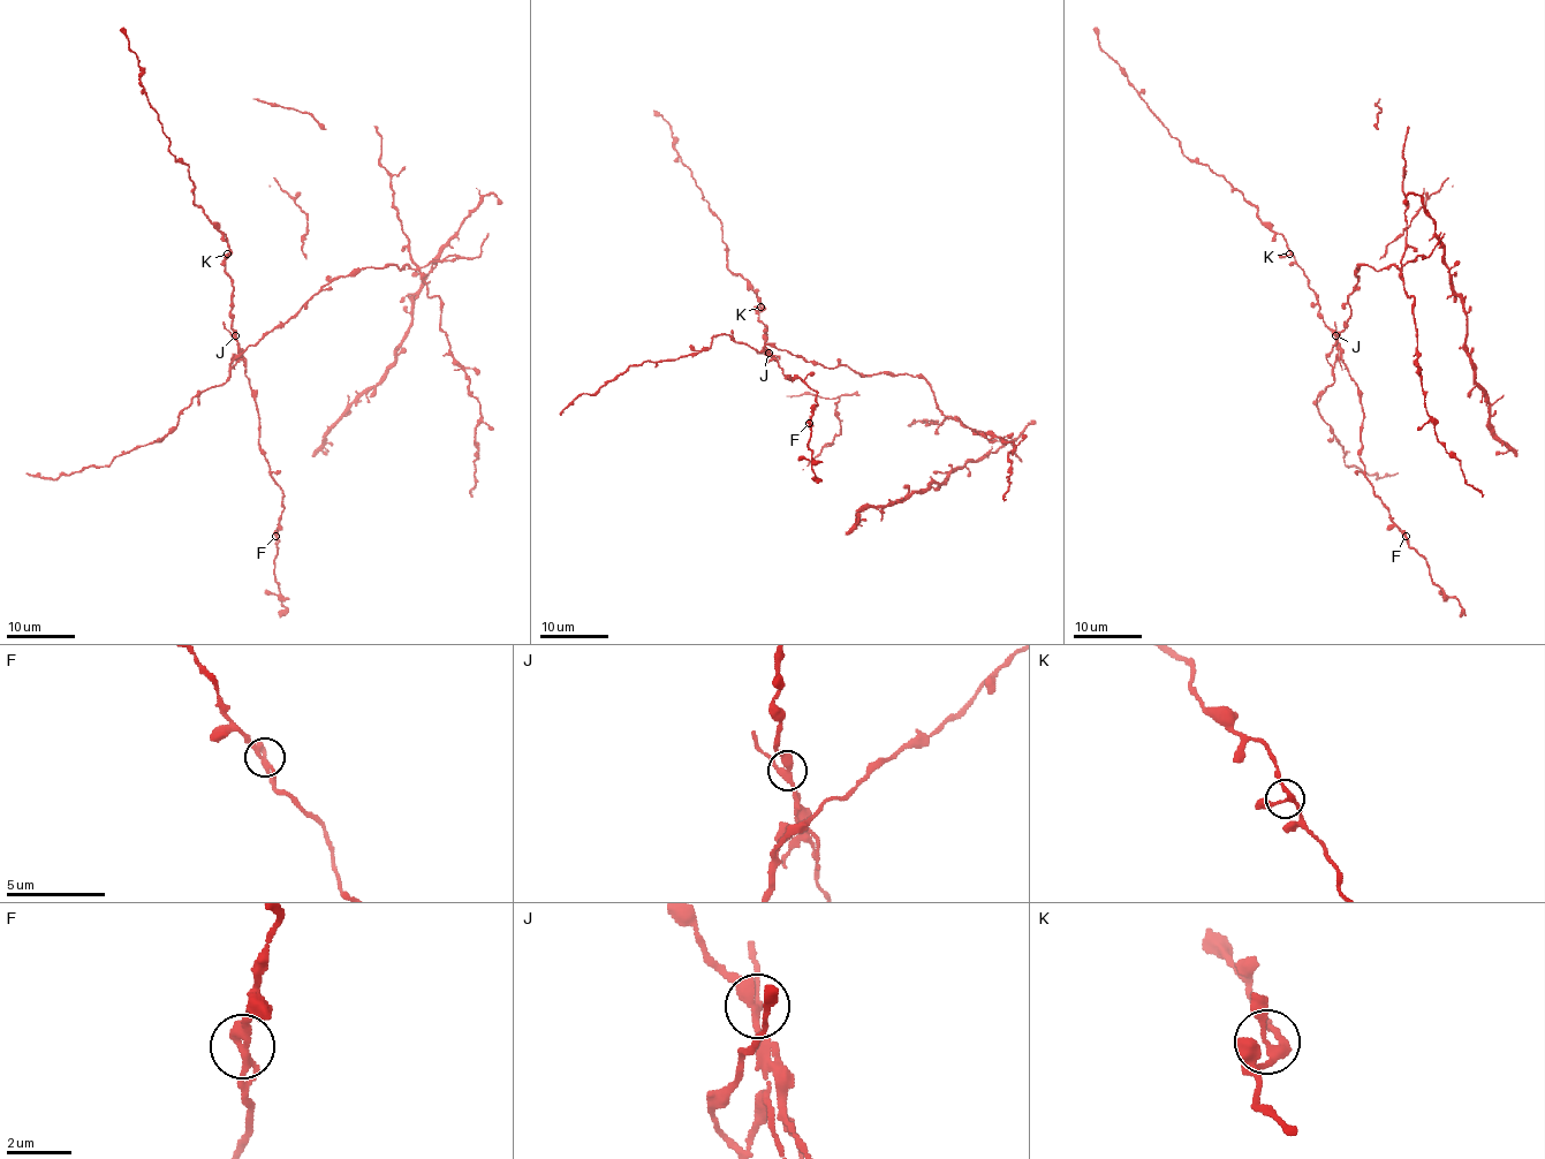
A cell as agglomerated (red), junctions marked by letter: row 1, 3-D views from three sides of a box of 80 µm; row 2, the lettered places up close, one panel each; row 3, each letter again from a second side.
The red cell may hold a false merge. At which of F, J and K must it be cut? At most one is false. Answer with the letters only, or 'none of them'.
J

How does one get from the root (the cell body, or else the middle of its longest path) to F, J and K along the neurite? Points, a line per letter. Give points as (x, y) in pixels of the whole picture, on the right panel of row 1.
F: (1347, 323), (1326, 360), (1333, 364), (1340, 356), (1358, 389), (1364, 413), (1364, 476), (1405, 536)
J: (1347, 323), (1326, 357), (1331, 364), (1338, 353), (1337, 335)
K: (1347, 323), (1326, 357), (1331, 364), (1337, 360), (1338, 342), (1319, 312), (1317, 294), (1289, 255)

